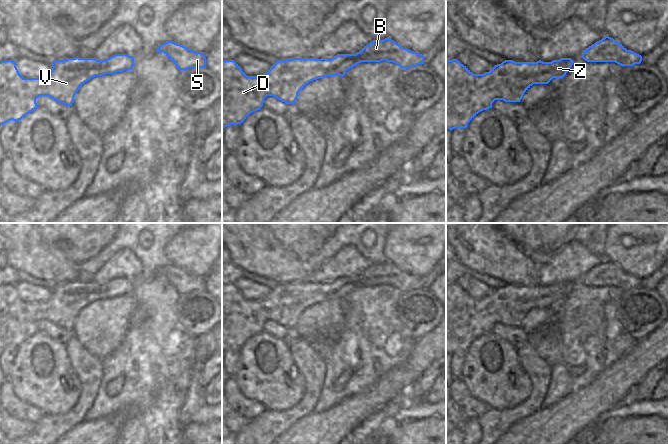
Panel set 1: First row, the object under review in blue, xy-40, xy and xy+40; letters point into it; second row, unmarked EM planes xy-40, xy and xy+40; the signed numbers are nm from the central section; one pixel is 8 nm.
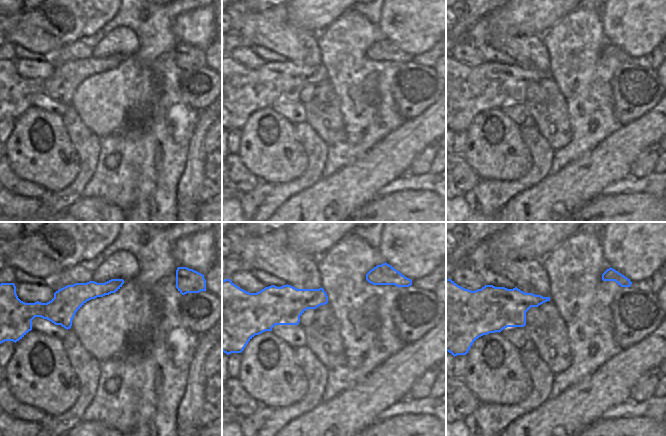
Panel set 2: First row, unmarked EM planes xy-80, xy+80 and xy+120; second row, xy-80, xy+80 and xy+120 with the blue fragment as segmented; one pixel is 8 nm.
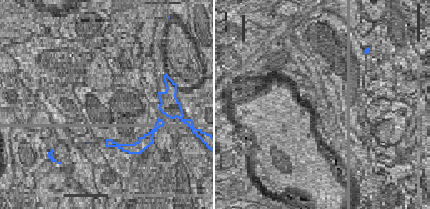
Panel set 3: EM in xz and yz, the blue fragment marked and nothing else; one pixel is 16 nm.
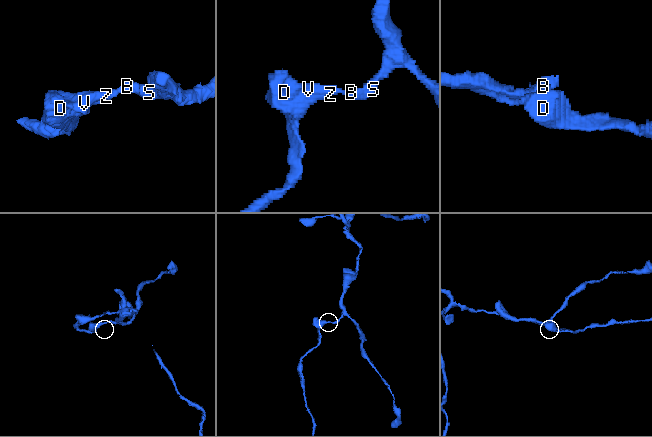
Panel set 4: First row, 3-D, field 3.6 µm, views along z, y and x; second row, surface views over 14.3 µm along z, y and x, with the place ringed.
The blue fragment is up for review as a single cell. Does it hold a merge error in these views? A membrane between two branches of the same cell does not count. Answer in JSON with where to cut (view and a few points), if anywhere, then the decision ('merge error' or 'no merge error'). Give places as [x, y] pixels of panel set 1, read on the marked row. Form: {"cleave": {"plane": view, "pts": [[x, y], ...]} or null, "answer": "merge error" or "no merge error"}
{"cleave": null, "answer": "no merge error"}

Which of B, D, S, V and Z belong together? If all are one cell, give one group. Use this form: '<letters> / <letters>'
B D S V Z

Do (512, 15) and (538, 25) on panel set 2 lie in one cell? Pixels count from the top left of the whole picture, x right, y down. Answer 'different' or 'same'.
same

